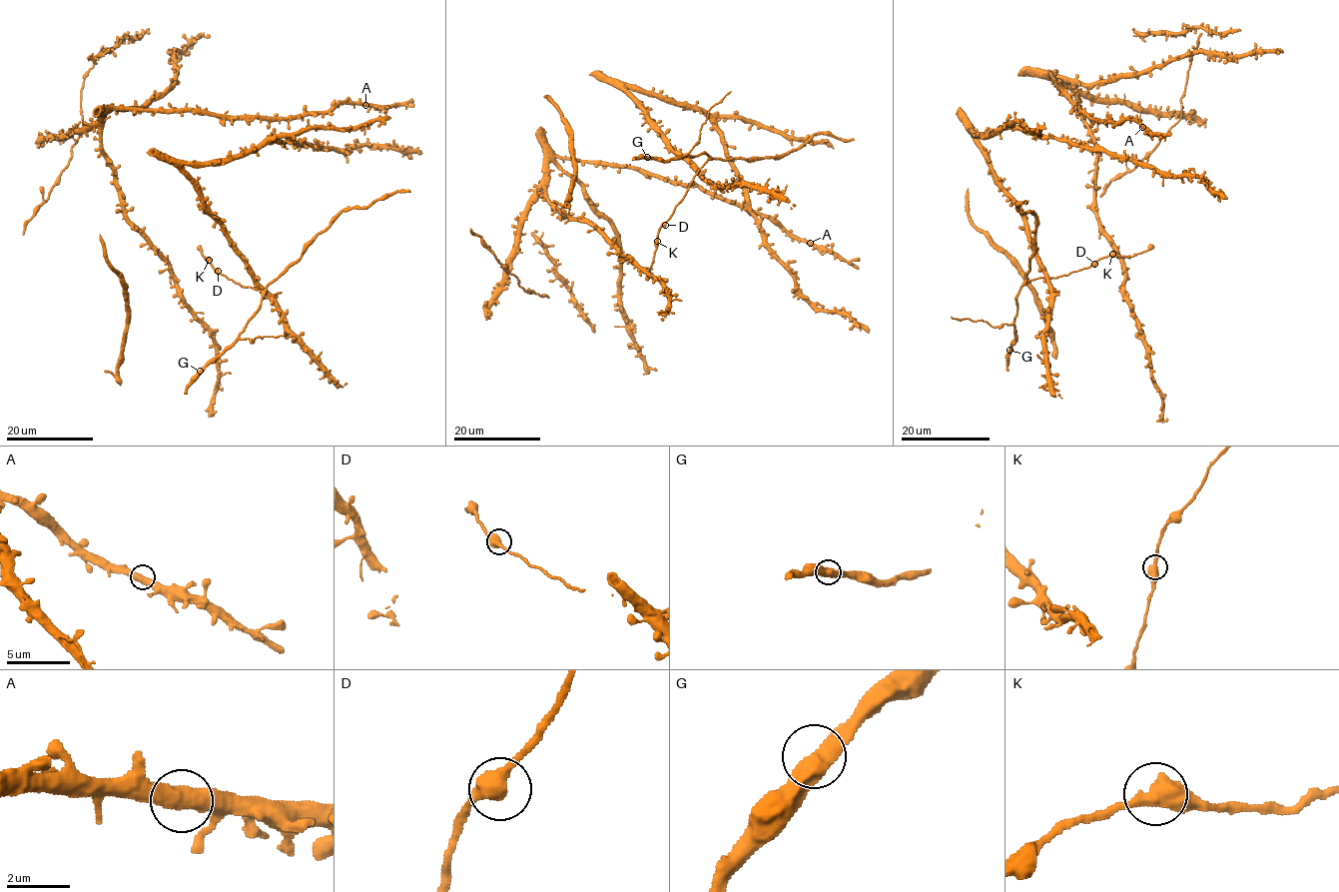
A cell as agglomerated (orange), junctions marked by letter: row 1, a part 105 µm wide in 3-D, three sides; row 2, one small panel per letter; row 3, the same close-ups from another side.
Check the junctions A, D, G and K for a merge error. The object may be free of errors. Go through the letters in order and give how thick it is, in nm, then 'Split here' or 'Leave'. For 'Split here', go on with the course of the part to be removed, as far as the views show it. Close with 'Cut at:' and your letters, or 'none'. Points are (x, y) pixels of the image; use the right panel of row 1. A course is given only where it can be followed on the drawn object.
A: Thickness 500 nm. Leave
D: Thickness 500 nm. Leave
G: Thickness 550 nm. Leave
K: Thickness 500 nm. Leave
Cut at: none

